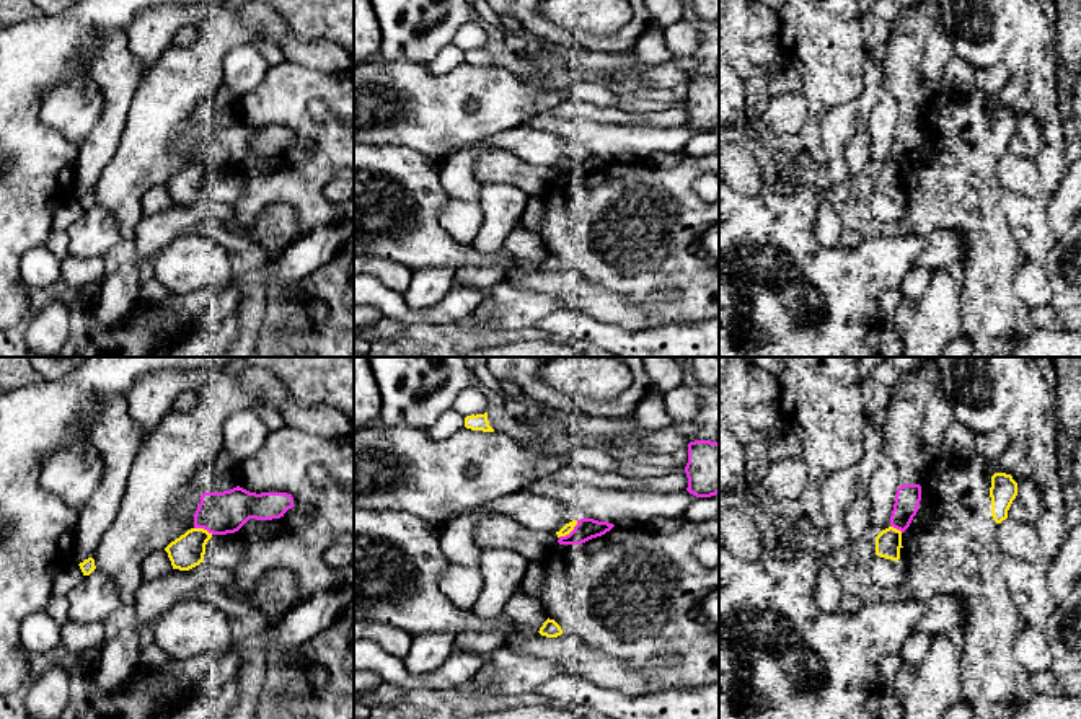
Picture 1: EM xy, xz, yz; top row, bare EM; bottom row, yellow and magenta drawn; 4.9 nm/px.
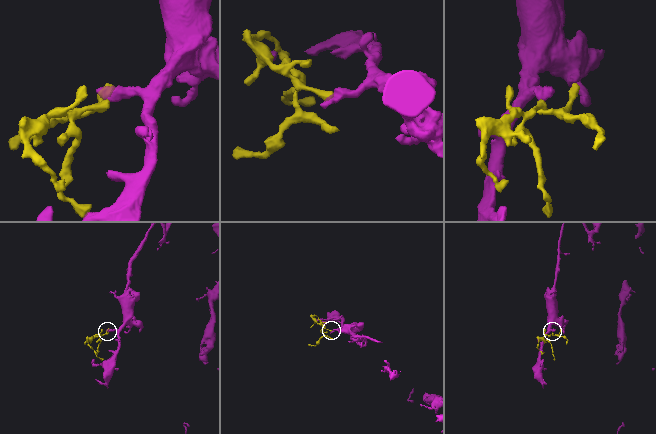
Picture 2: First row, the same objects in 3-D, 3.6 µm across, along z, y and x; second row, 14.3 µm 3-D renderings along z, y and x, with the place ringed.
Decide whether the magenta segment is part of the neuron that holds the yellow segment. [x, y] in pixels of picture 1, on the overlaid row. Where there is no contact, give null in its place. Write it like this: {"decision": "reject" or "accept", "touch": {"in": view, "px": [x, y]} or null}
{"decision": "reject", "touch": {"in": "xz", "px": [569, 532]}}

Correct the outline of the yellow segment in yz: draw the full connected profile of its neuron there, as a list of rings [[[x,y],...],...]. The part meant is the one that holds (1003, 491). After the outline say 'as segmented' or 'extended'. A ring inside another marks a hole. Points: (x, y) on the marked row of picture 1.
[[[995,473],[991,476],[991,515],[996,523],[1001,523],[1008,518],[1008,510],[1013,501],[1017,496],[1017,483],[1013,479],[1011,474],[1006,473]]] | as segmented

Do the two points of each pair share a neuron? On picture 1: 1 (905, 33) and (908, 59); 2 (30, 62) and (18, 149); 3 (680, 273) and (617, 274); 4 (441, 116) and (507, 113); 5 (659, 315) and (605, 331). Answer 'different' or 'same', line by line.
1: same
2: same
3: same
4: same
5: different

